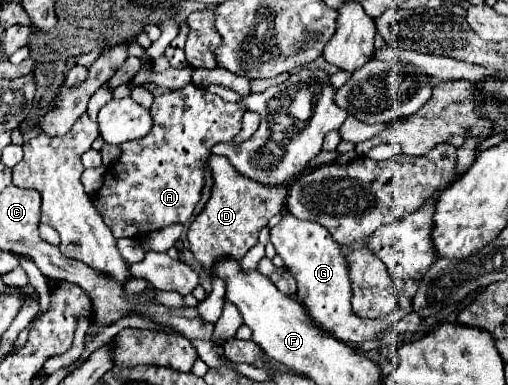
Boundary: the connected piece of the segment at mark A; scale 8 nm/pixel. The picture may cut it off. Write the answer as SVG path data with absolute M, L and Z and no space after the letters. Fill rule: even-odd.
M187 84L185 88L155 96L149 112L153 118L151 134L121 144L121 158L107 170L103 188L93 196L95 208L115 238L145 238L153 230L161 230L171 224L185 224L201 198L203 166L211 148L219 142L229 142L241 130L241 116L245 110L239 104L231 104L215 94L209 94L205 88Z

